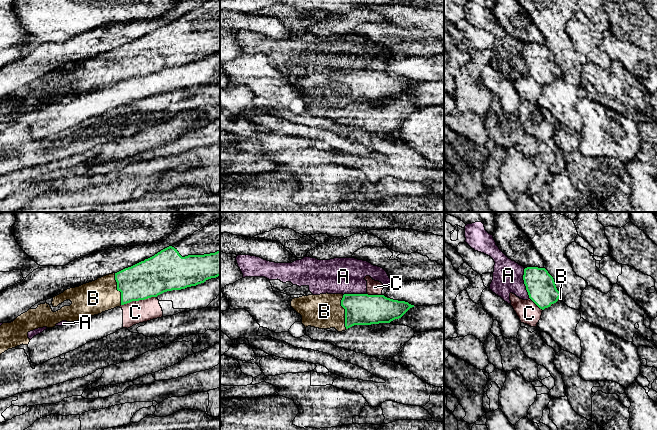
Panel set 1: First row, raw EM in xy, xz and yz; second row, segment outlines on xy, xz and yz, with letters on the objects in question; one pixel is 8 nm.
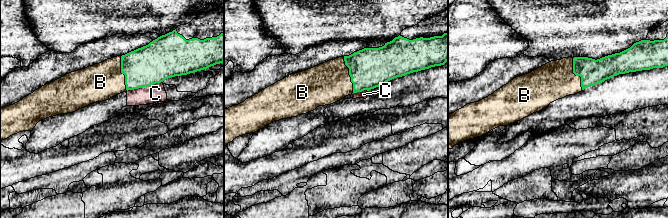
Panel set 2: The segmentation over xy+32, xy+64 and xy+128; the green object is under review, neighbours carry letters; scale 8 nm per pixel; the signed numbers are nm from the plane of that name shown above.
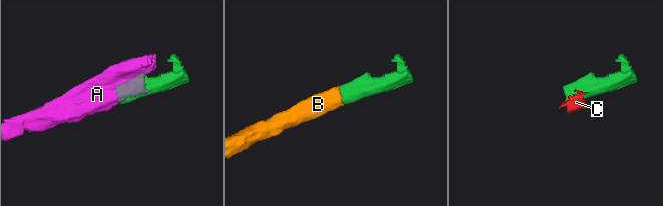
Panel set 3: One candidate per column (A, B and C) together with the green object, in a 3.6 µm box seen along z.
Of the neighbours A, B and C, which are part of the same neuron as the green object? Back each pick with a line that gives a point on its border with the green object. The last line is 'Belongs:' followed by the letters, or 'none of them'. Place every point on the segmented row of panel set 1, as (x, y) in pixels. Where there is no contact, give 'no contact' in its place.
B: contact xz (345, 312)
Belongs: B

